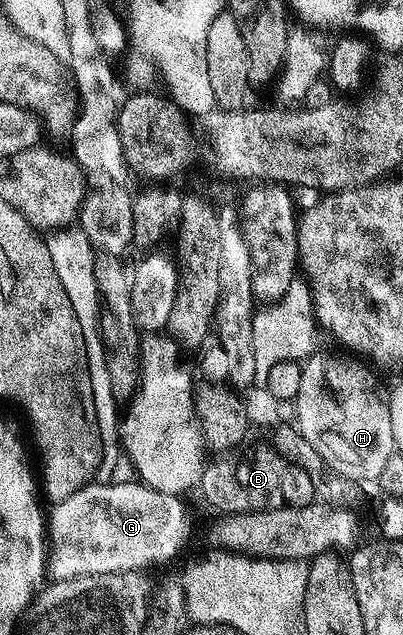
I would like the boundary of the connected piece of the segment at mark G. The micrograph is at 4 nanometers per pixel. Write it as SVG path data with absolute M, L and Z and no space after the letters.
M90 482L84 488L79 489L71 498L58 500L52 505L47 514L47 572L54 581L70 580L71 578L87 578L95 574L115 574L116 572L141 572L145 568L153 568L156 564L167 564L175 556L179 555L185 548L185 543L189 540L189 535L193 532L193 516L189 513L189 508L184 504L181 496L163 494L159 490L149 488L140 482L133 484L97 484Z

